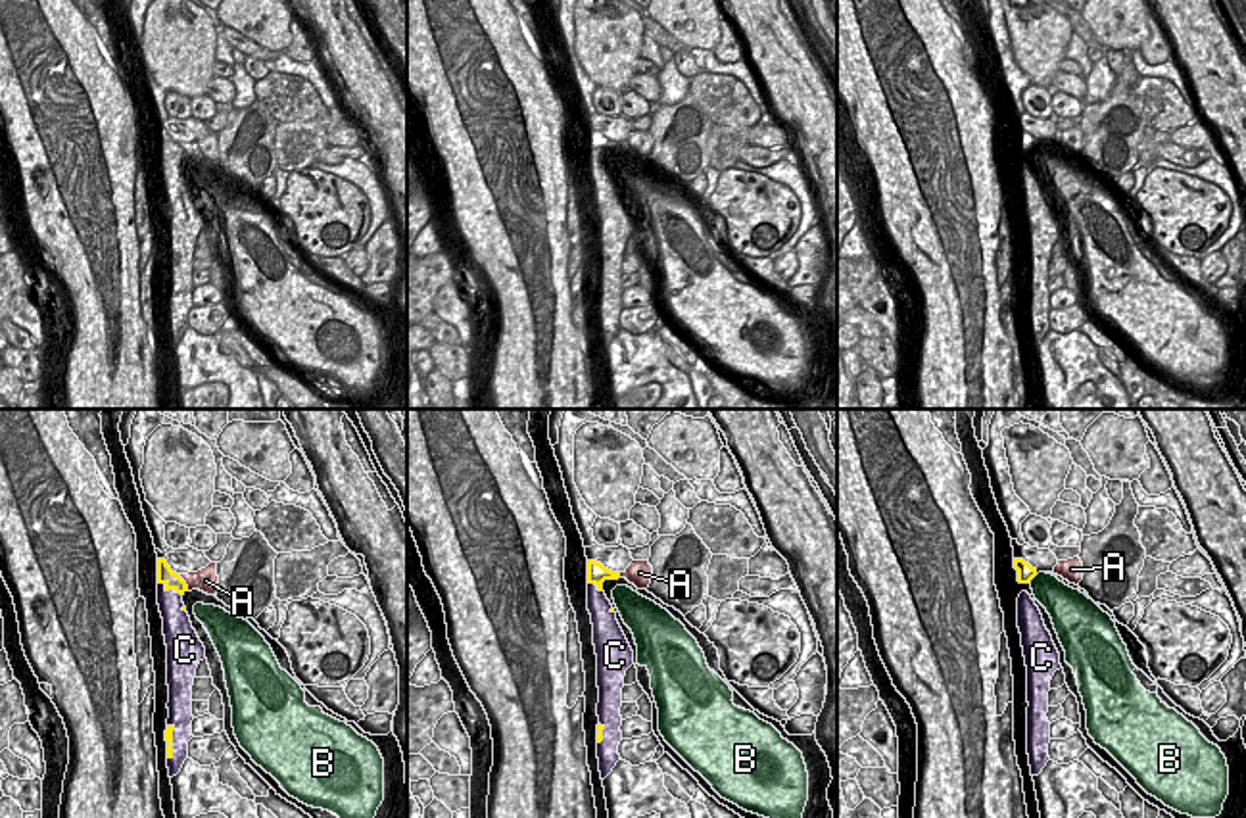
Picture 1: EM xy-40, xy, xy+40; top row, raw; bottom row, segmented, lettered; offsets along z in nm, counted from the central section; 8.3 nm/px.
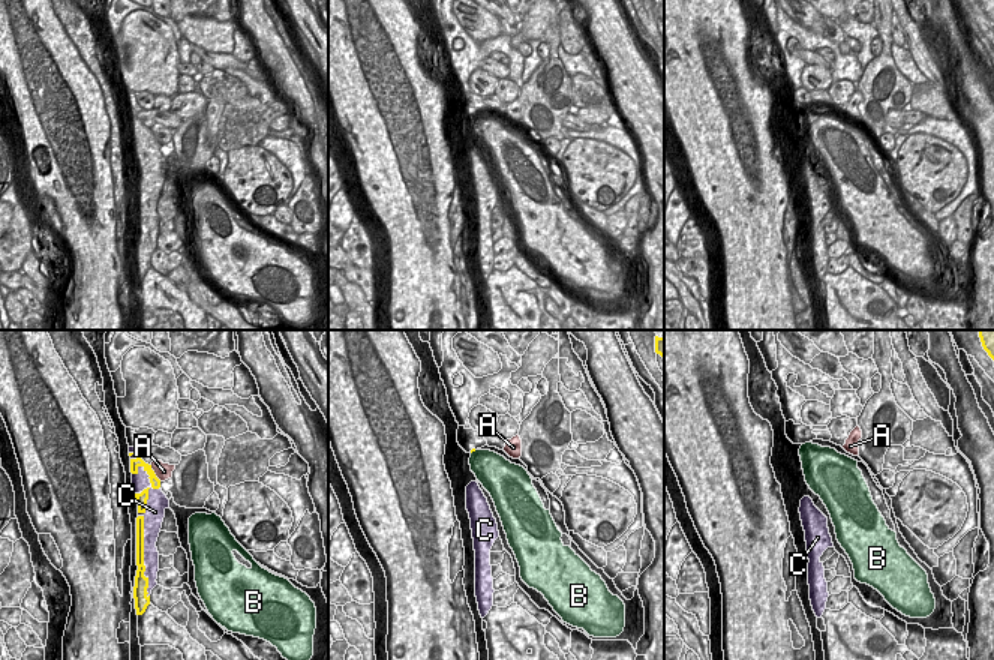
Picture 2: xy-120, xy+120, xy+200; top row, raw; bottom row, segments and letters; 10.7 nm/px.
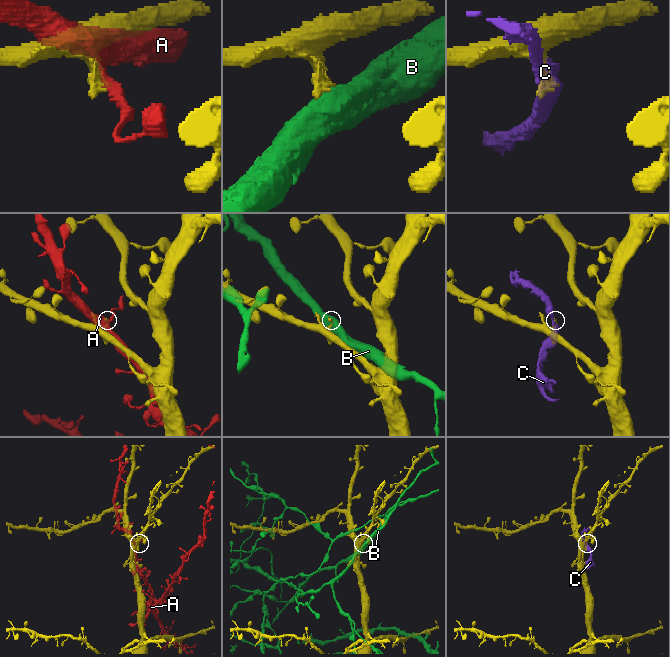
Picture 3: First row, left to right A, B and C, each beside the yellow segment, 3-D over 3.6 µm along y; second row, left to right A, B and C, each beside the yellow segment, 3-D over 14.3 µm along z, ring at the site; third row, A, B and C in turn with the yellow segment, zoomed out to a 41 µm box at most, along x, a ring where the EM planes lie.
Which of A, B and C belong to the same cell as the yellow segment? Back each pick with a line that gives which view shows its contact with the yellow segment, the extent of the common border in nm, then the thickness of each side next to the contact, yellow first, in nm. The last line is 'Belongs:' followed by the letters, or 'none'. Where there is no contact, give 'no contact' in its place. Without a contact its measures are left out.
Belongs: none

